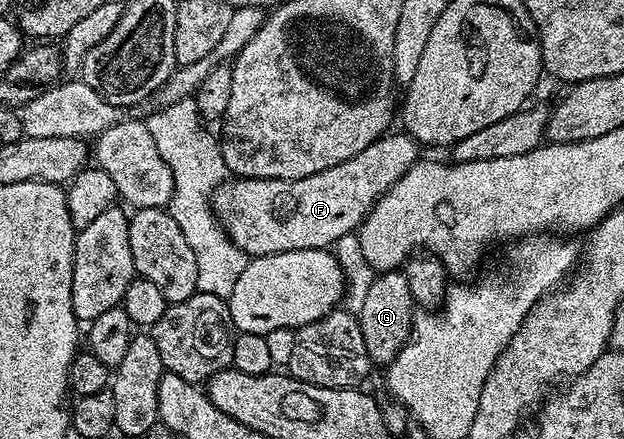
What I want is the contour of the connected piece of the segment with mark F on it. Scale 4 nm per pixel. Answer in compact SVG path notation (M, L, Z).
M390 131L359 155L307 179L226 179L213 191L211 208L233 245L252 259L300 249L329 249L340 237L360 230L373 204L419 160L418 142L404 131Z

